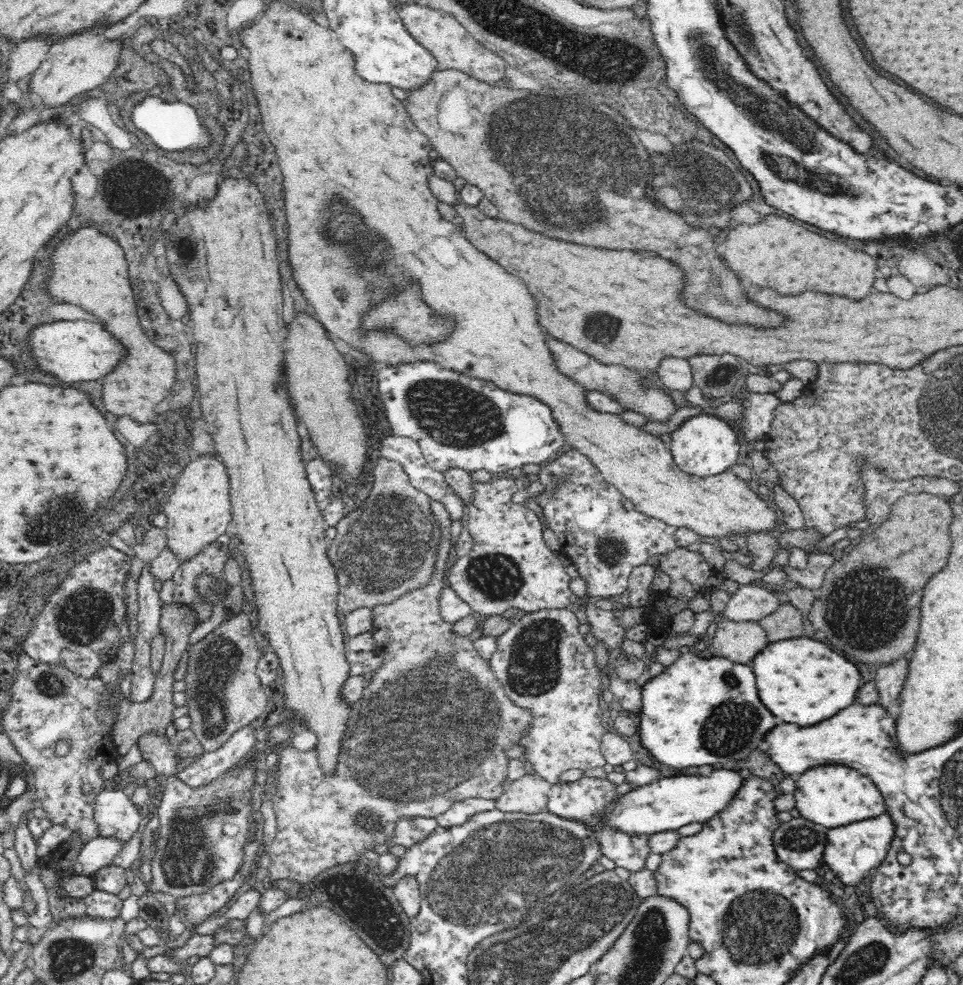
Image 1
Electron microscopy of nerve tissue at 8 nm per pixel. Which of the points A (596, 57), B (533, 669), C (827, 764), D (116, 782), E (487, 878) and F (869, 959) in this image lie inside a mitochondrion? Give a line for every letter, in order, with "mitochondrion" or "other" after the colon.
A: mitochondrion
B: mitochondrion
C: other
D: other
E: mitochondrion
F: mitochondrion

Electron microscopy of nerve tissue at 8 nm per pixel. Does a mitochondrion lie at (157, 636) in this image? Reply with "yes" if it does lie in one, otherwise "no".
no

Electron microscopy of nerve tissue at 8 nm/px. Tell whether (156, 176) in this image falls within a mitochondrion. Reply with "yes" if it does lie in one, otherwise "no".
no

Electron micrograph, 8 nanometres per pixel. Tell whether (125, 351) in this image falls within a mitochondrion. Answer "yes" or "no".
no

